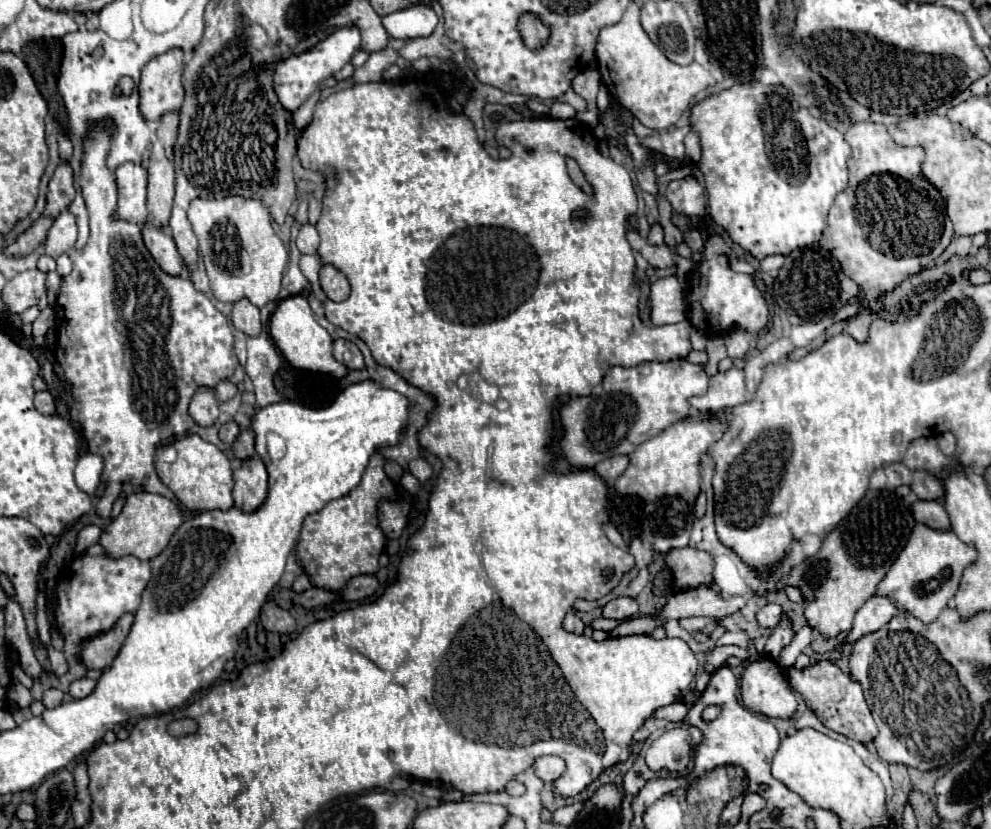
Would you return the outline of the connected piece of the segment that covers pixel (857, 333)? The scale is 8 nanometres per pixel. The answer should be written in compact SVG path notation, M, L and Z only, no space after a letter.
M862 308L858 310L858 314L854 318L848 320L848 326L846 326L846 332L856 338L858 342L864 342L868 338L868 326L870 326L870 320L872 320L872 312L868 308Z

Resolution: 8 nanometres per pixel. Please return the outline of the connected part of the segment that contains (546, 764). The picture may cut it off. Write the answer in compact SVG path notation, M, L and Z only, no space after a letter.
M540 756L532 768L540 780L552 782L564 772L564 760L558 756Z

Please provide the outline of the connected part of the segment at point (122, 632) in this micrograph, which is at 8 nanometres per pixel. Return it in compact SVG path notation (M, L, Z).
M126 614L116 622L116 626L110 632L86 640L82 646L84 666L96 668L96 670L108 668L114 662L114 656L118 656L132 624L134 624L134 614Z

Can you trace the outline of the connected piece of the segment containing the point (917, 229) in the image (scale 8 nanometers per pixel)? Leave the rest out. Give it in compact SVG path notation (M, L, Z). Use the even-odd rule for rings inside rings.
M852 124L844 138L852 148L848 160L850 184L830 208L820 246L842 264L842 272L860 286L866 300L876 300L918 274L934 260L936 250L940 256L946 200L922 176L922 148L894 144L884 124Z

